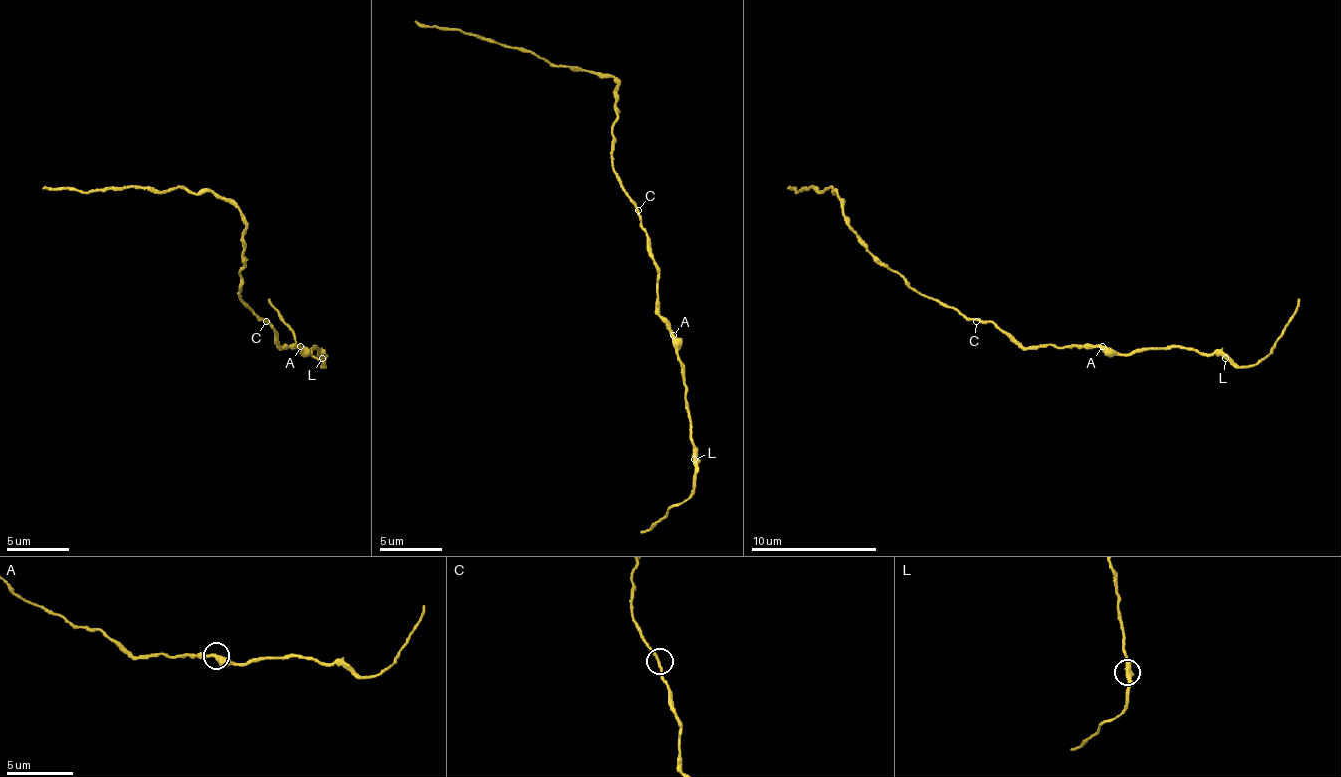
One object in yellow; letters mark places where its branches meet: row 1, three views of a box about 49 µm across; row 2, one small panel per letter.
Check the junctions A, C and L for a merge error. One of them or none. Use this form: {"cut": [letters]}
{"cut": []}

